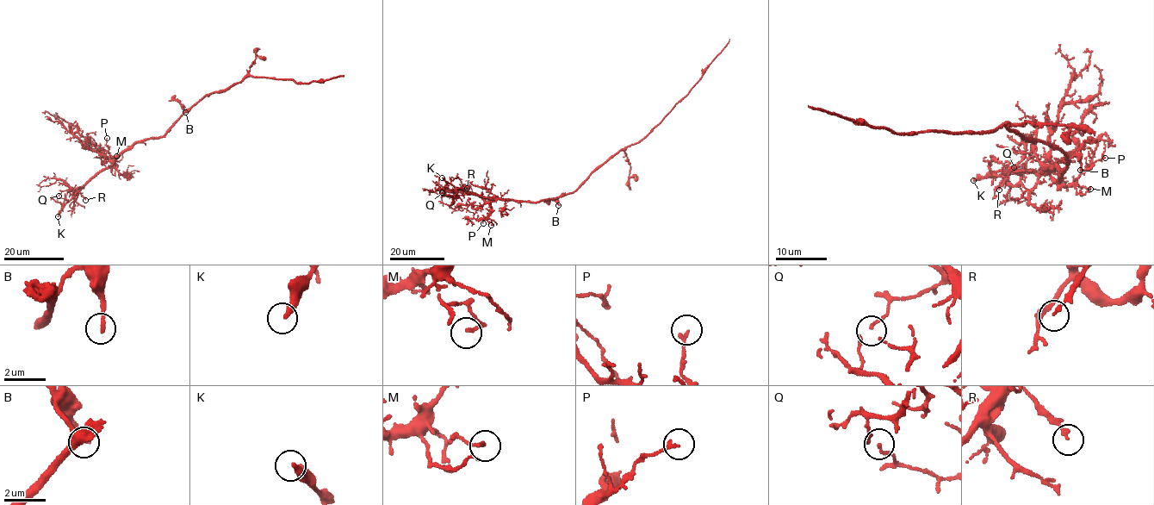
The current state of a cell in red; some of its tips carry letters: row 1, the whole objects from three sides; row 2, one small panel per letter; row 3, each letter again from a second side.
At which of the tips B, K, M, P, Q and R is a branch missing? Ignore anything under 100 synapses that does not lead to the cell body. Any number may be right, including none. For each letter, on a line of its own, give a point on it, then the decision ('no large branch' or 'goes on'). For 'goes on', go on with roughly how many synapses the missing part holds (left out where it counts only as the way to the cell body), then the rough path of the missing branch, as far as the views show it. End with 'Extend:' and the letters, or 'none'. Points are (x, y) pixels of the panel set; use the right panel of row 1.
B: place (1080, 170); no large branch
K: place (973, 180); goes on; course (973, 180), (964, 171), (965, 158), (973, 156), (983, 109), (988, 108), (986, 103)
M: place (1090, 189); no large branch
P: place (1105, 158); no large branch
Q: place (1014, 167); no large branch
R: place (999, 190); no large branch
Extend: K

